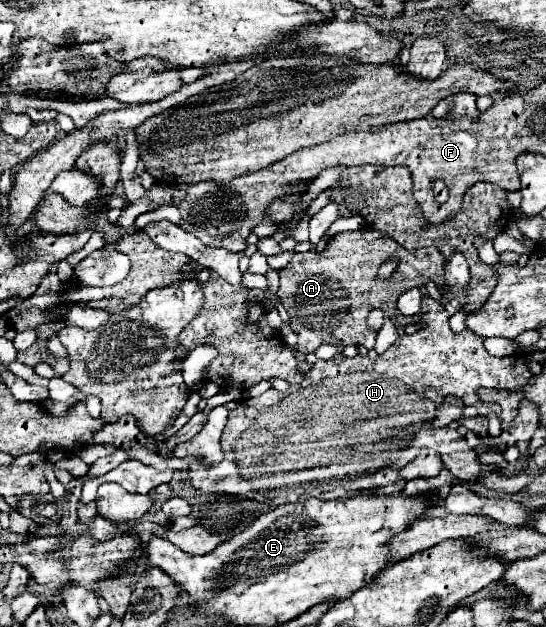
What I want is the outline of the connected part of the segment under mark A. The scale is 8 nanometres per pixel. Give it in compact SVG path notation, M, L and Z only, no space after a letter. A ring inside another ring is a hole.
M341 232L335 234L325 248L323 256L315 252L295 254L291 262L279 270L281 286L279 300L289 314L289 322L293 332L299 336L297 350L301 354L315 352L321 344L331 346L364 346L368 350L374 348L377 332L367 326L367 316L373 308L385 312L389 320L395 322L397 298L411 288L421 288L427 280L433 280L440 291L445 287L443 276L445 259L441 252L431 246L409 252L401 248L391 238L381 238L377 242L367 242L363 232ZM389 256L399 256L397 272L389 280L379 280L377 270ZM435 274L435 276L433 276ZM442 282L442 287L441 284ZM367 332L367 334L365 334Z

